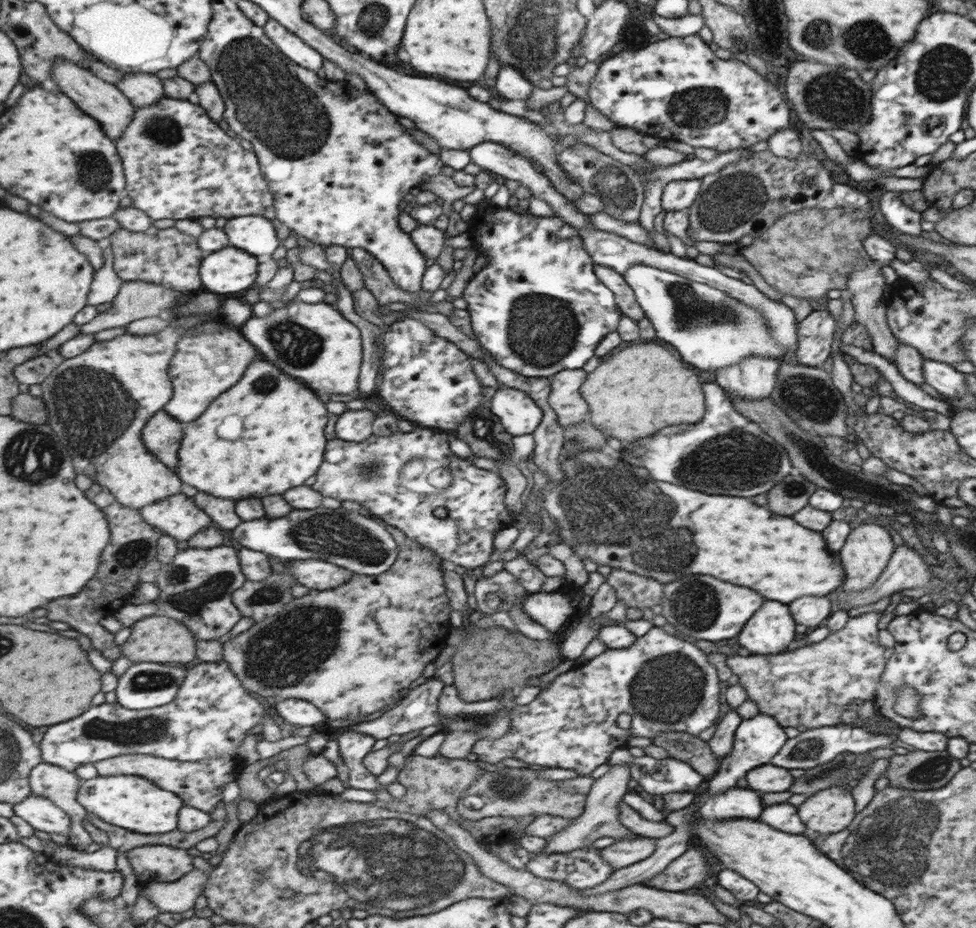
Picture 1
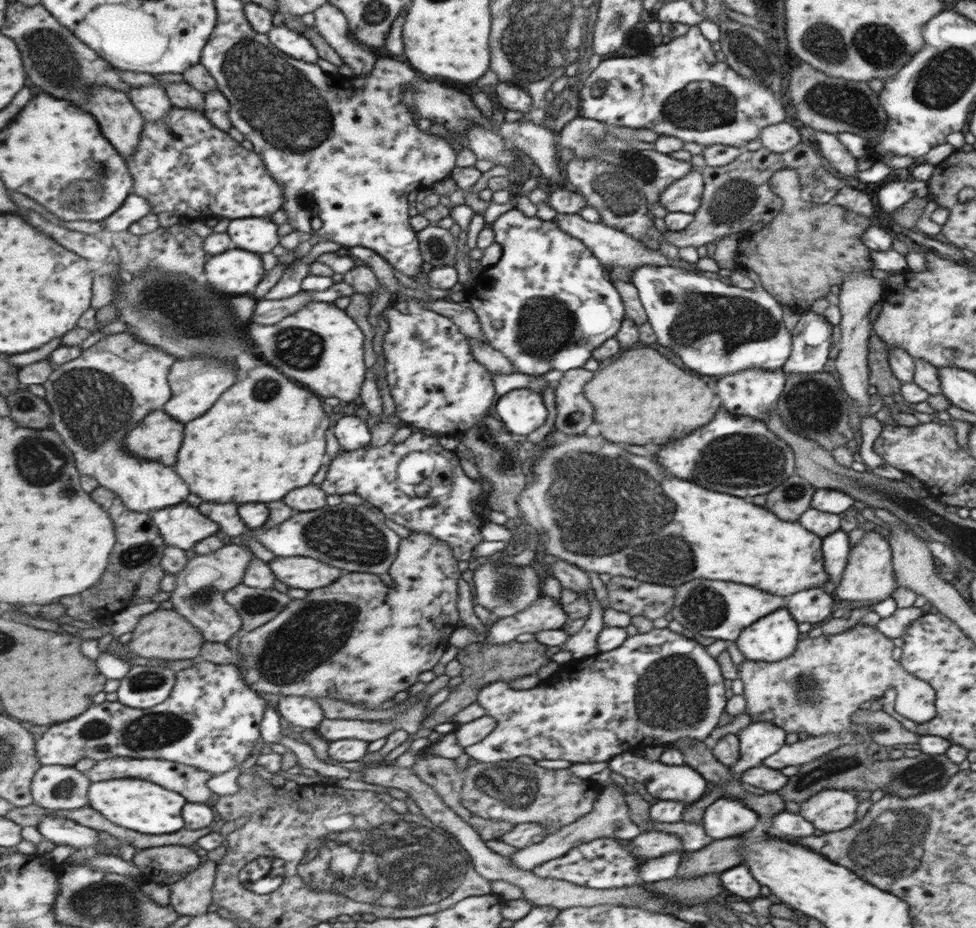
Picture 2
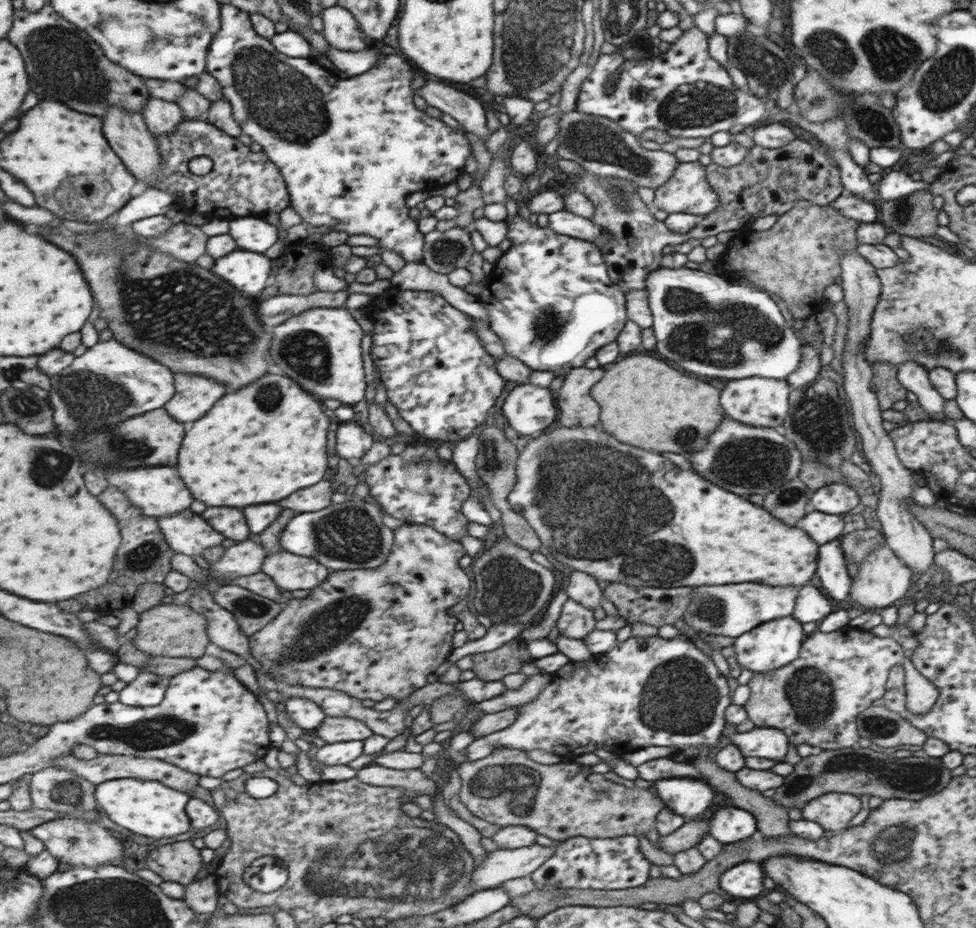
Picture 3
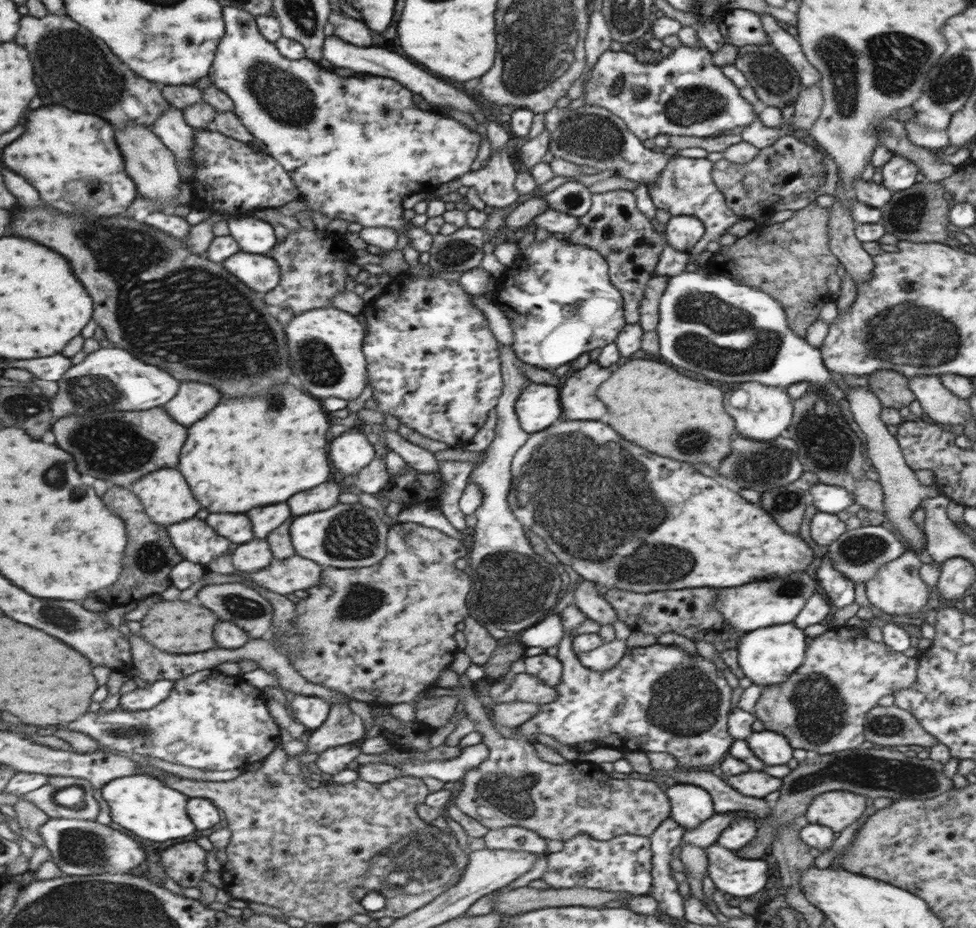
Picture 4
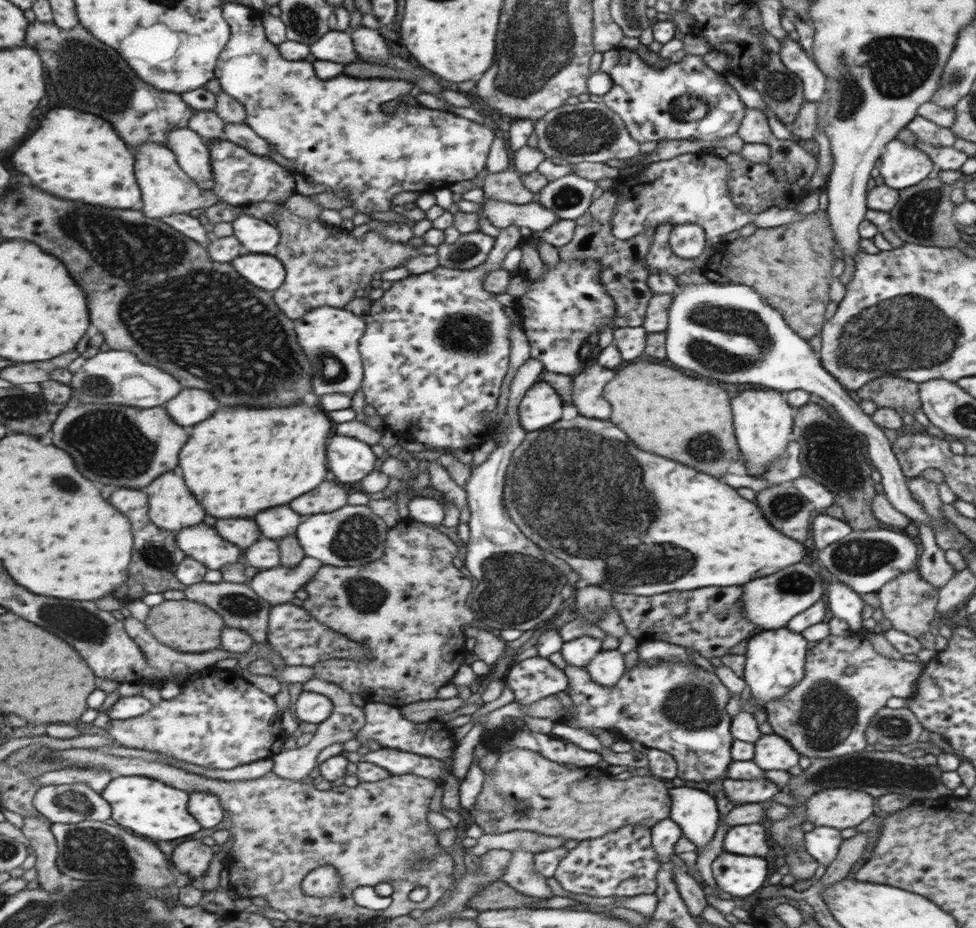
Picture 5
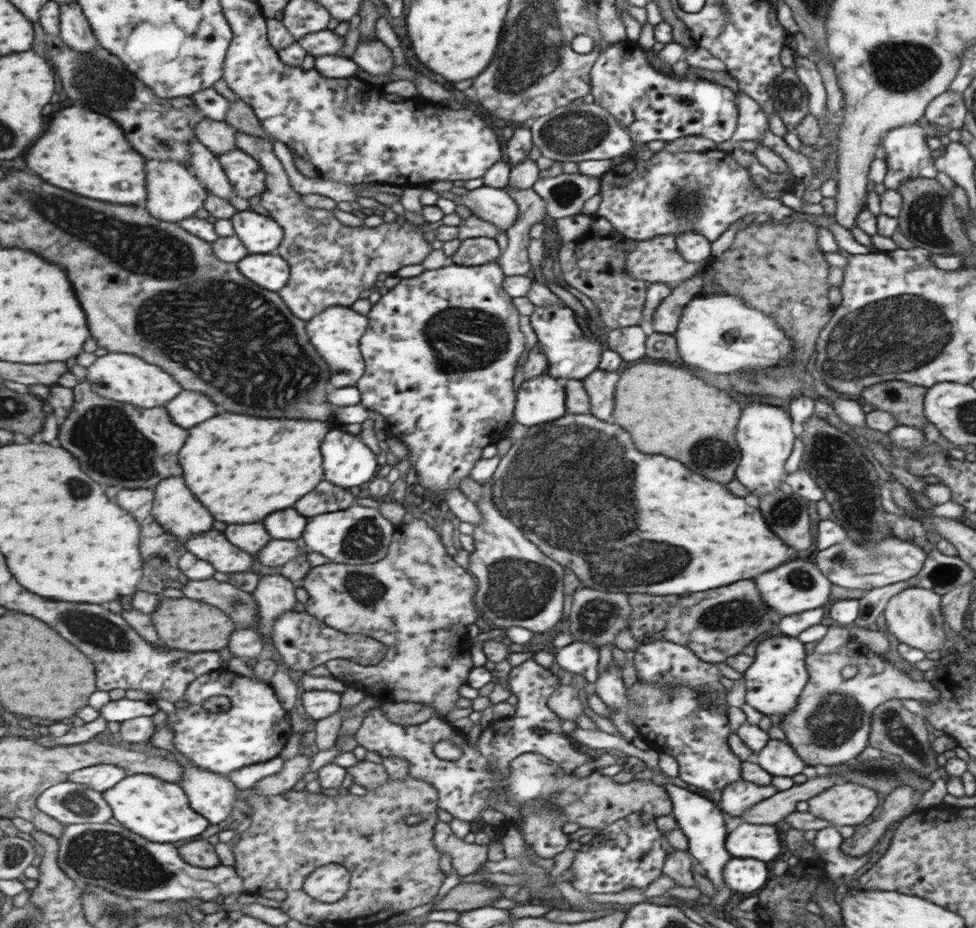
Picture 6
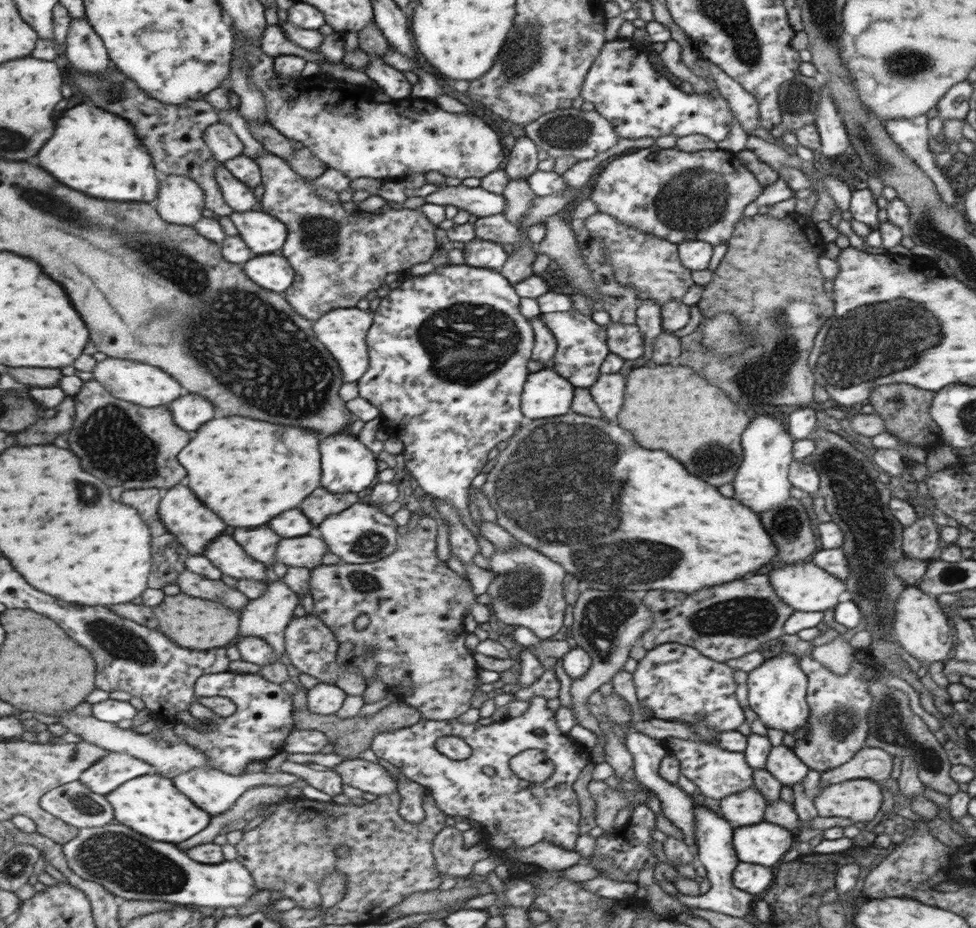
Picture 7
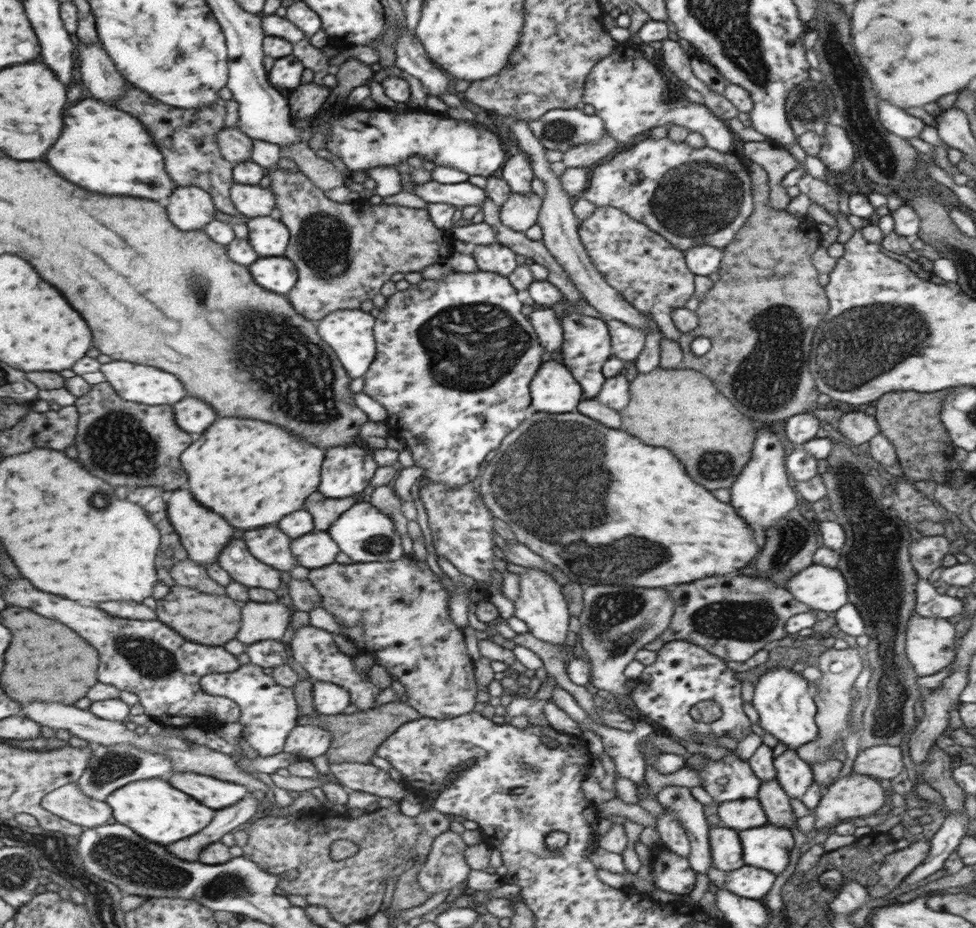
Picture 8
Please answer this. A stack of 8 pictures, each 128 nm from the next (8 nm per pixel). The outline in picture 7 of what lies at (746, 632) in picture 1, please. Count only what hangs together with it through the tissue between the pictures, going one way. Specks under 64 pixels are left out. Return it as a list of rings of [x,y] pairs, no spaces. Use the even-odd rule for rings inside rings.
[[[776,652],[773,658],[768,658],[764,664],[748,673],[748,705],[761,718],[766,728],[783,730],[785,734],[806,730],[811,707],[807,702],[806,673],[799,662],[790,652]]]

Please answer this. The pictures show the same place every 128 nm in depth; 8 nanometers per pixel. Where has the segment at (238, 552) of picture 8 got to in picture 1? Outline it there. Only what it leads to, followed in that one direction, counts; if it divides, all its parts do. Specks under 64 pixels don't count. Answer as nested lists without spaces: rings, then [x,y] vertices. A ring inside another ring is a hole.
[[[186,494],[174,495],[153,505],[145,506],[143,514],[154,527],[161,529],[177,542],[190,542],[196,534],[212,526],[212,516],[198,508],[196,500]]]

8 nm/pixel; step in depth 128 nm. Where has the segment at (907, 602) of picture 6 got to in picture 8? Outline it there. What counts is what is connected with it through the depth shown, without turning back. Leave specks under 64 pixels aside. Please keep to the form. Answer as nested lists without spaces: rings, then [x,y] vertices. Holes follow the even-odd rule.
[[[914,610],[905,633],[905,652],[917,676],[935,675],[952,665],[956,630],[948,620],[924,618]]]

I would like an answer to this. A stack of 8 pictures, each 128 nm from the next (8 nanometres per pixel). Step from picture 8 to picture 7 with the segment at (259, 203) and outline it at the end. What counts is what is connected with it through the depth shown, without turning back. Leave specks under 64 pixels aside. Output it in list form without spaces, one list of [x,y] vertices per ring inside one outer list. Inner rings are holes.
[[[225,165],[218,168],[218,180],[225,198],[236,211],[251,211],[254,206],[258,206],[254,188],[236,178]]]

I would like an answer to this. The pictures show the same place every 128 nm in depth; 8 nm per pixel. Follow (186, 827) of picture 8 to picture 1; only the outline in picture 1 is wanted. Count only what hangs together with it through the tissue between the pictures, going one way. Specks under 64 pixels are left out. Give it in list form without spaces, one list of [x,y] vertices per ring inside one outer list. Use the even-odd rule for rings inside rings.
[[[97,776],[93,779],[83,779],[78,800],[90,813],[100,814],[110,824],[120,828],[128,828],[140,834],[166,834],[178,830],[180,810],[184,808],[184,800],[178,794],[162,790],[152,780],[142,776]]]

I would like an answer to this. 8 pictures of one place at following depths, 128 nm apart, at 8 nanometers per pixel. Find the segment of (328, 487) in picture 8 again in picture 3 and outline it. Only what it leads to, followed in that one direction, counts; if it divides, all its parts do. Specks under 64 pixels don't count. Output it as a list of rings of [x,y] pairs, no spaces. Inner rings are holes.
[[[345,419],[340,424],[342,426],[337,434],[338,456],[345,458],[350,463],[359,461],[372,446],[372,436],[364,432],[362,425],[352,424],[351,420]]]

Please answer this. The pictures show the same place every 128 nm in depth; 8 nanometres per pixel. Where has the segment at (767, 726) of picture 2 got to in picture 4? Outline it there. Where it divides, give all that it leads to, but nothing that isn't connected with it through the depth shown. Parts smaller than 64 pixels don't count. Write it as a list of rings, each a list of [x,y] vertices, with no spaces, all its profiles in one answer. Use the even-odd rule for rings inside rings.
[[[750,731],[744,739],[750,750],[768,766],[786,765],[792,758],[794,747],[790,740],[776,731]]]

